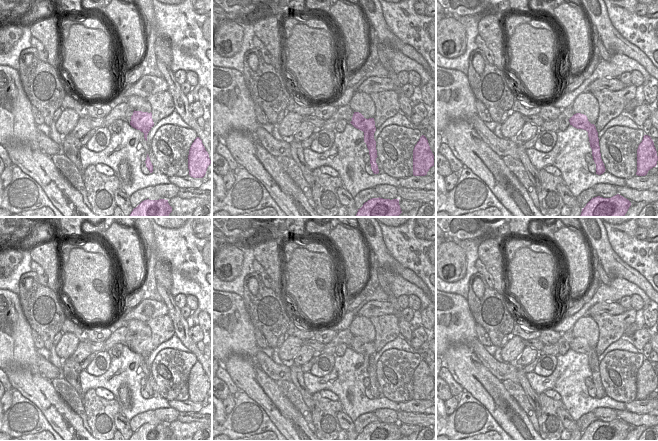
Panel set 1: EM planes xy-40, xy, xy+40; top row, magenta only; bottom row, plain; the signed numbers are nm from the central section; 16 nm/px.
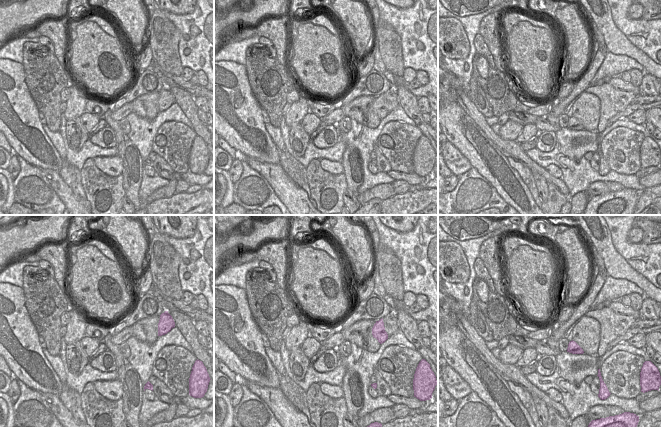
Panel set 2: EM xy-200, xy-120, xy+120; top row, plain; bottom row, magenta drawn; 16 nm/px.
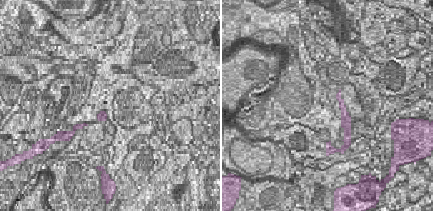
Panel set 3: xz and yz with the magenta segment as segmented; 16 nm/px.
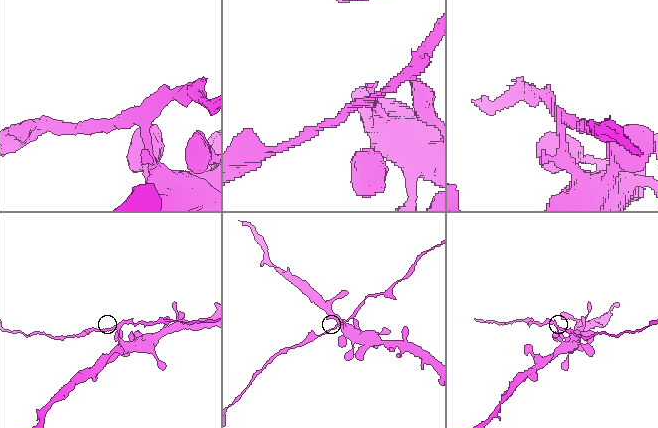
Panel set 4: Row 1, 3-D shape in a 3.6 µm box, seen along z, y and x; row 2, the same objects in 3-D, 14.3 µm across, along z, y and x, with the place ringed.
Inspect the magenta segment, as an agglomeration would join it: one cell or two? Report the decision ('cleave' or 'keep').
cleave

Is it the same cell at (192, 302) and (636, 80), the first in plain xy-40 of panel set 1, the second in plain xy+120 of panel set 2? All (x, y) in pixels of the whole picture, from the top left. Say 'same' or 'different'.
same

